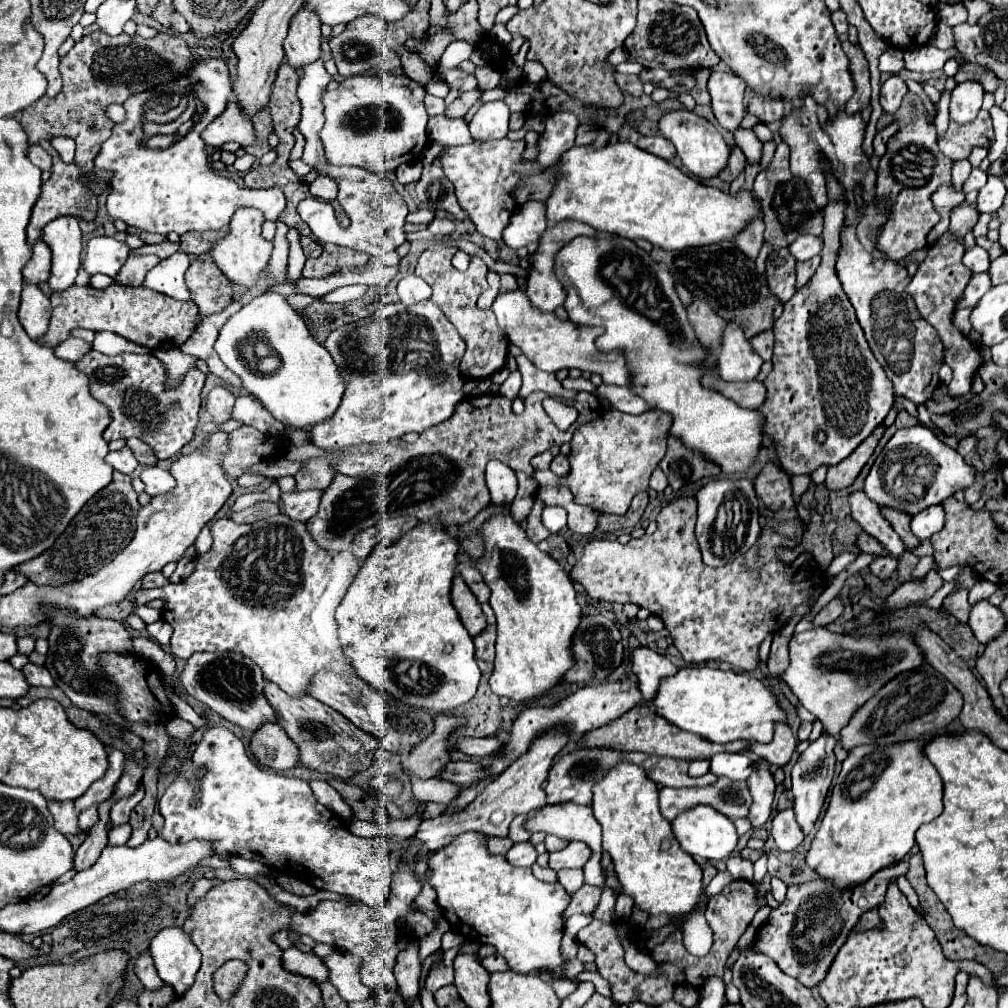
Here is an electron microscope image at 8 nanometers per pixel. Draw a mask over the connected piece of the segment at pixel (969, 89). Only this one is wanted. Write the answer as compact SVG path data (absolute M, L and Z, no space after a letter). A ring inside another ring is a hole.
M978 80L956 84L956 88L950 92L950 120L956 124L972 122L982 106L982 96L984 88Z

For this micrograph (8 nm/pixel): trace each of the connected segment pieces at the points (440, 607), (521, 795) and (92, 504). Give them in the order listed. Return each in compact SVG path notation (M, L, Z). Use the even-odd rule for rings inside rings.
M418 524L400 538L400 542L388 546L378 544L372 550L350 584L344 600L336 608L340 644L356 676L376 692L392 696L410 708L426 708L430 712L454 710L474 698L480 682L472 636L462 626L458 612L450 602L458 548L456 540L448 536L440 524Z
M554 728L546 734L542 734L540 738L534 740L534 744L530 746L530 750L520 756L514 764L510 764L494 782L492 786L486 786L486 790L480 792L480 796L474 798L472 804L468 804L468 808L460 814L454 814L450 818L432 818L432 820L424 820L422 826L418 828L416 838L422 840L426 844L426 850L436 850L436 848L444 848L446 844L450 844L456 836L476 830L476 832L484 832L488 836L506 836L508 834L508 826L510 822L520 816L520 814L530 814L532 810L540 808L546 804L546 792L542 788L542 782L548 776L548 770L552 766L552 758L564 748L564 744L570 740L568 732L564 732L562 728Z
M116 470L110 486L106 486L102 492L98 492L94 498L86 502L86 506L74 516L74 522L70 522L70 526L54 542L54 546L44 554L40 554L38 558L24 562L16 570L26 574L28 580L38 586L42 584L56 586L62 582L70 582L74 578L84 578L86 574L94 574L98 566L110 562L114 554L122 552L130 544L134 536L134 518L138 510L140 510L140 502L138 502L138 494L132 488L132 478Z

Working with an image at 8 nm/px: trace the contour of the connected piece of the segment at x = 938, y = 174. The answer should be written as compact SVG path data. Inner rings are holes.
M926 112L914 116L914 120L910 124L906 124L904 128L900 128L886 144L886 154L880 158L880 166L878 166L878 182L876 182L876 206L878 208L890 208L890 218L886 220L886 224L880 226L878 230L878 250L888 258L888 260L900 260L906 254L910 254L916 248L926 246L926 234L932 230L934 224L940 222L940 214L934 208L932 202L932 194L942 186L942 184L950 184L950 168L952 168L952 160L946 158L940 150L938 150L938 140L936 140L936 130L934 126L930 126L926 122Z

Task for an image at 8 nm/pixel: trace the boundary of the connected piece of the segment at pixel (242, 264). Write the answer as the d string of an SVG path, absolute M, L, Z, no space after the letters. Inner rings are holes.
M238 208L230 220L230 228L226 232L224 238L220 238L210 250L208 256L212 258L212 262L238 286L246 286L252 288L256 284L256 280L262 274L262 268L266 266L266 262L270 260L272 254L272 242L264 240L260 234L260 226L262 226L264 218L262 212L252 210L252 208Z

